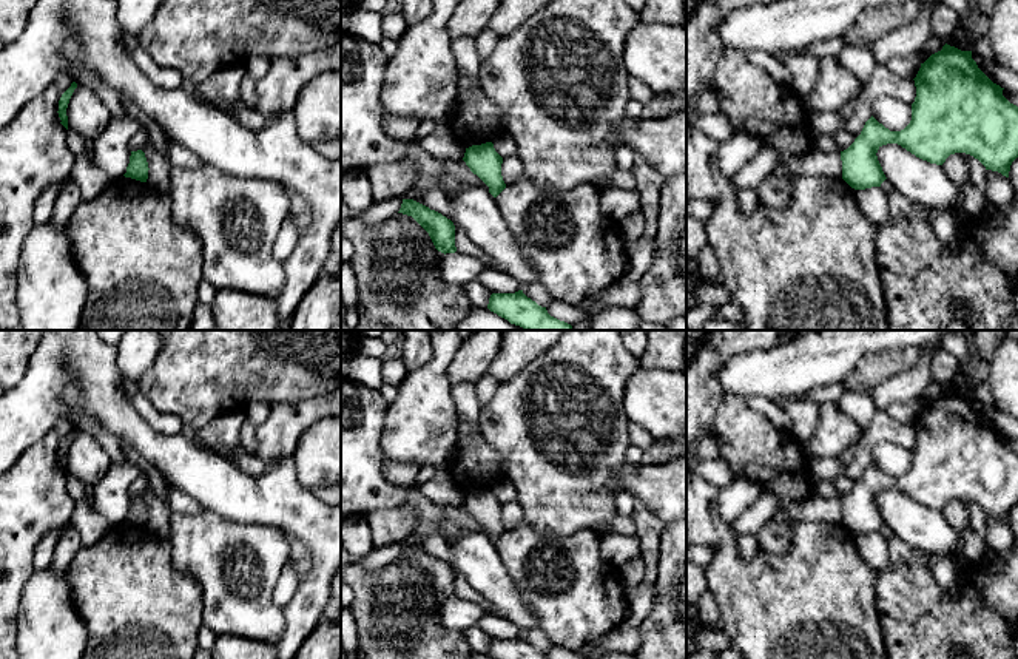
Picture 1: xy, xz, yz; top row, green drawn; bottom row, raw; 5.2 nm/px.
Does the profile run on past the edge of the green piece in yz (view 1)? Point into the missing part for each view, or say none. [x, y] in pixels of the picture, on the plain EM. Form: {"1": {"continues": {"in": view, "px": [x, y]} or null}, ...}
{"1": {"continues": null}}

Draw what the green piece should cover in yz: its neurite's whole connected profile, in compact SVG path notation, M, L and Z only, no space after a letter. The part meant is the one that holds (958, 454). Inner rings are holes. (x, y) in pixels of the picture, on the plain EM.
M944 390L932 400L916 420L916 443L912 449L912 466L901 477L890 477L873 461L861 480L844 497L842 525L855 536L881 532L887 525L878 506L878 495L898 489L916 503L942 511L950 500L966 498L978 505L986 515L1009 523L1010 511L1018 503L1018 452L1010 449L999 431L993 429L972 404L972 397Z

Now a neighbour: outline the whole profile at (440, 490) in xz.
M437 468L432 478L418 489L427 500L437 506L463 506L466 494L457 488L446 468Z

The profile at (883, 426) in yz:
M876 411L868 426L861 432L851 461L841 469L841 475L859 482L865 468L871 463L875 446L888 441L905 449L916 443L915 426L896 421L887 411Z

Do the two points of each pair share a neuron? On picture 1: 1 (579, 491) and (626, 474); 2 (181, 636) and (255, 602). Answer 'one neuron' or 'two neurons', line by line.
1: two neurons
2: two neurons

